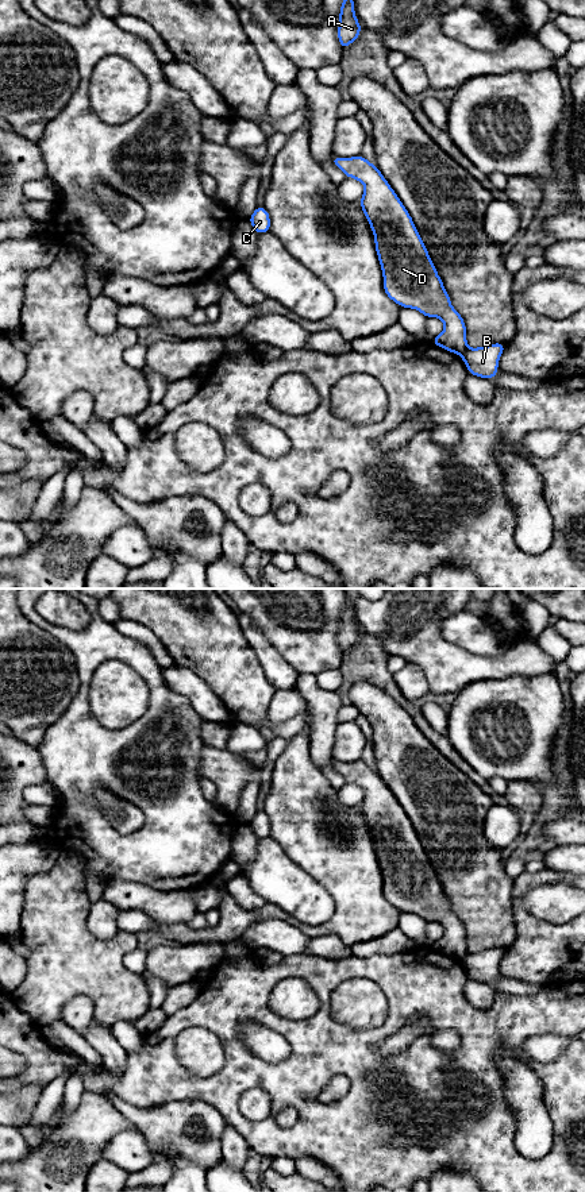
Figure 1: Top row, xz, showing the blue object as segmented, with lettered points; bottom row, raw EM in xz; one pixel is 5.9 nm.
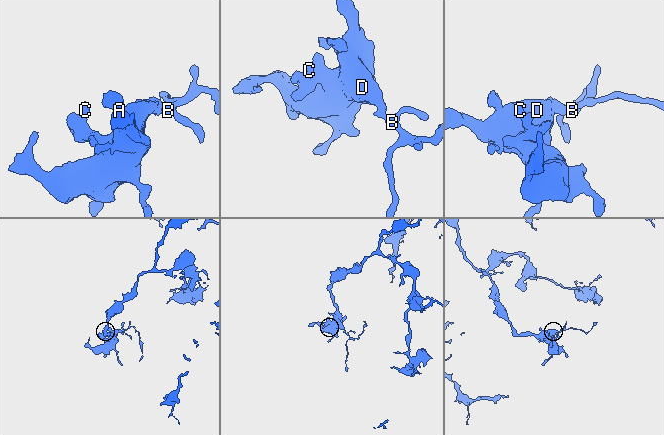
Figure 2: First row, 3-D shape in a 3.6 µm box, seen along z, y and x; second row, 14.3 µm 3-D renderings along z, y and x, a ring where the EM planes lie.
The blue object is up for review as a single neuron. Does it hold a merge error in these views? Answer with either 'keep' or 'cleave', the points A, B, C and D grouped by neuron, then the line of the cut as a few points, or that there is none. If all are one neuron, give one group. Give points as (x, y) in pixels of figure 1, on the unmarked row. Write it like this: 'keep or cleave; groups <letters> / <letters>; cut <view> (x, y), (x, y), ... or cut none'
cleave; groups A C D / B; cut xz (468, 953), (460, 959)

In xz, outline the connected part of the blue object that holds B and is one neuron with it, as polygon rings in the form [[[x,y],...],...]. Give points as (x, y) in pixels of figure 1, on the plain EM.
[[[503,948],[488,949],[478,953],[467,953],[461,958],[469,979],[492,984],[497,977],[500,961],[505,953]]]

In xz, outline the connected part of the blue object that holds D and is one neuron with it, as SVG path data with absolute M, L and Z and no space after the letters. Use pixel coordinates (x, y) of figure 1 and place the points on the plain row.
M332 761L331 765L346 782L355 783L365 791L359 807L374 838L386 900L401 913L417 914L427 923L439 922L444 927L444 934L432 948L453 958L465 957L465 926L453 913L404 809L378 772L366 763Z

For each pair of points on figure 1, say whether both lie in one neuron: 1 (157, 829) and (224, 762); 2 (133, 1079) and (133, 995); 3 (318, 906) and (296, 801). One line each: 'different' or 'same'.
1: different
2: different
3: different

